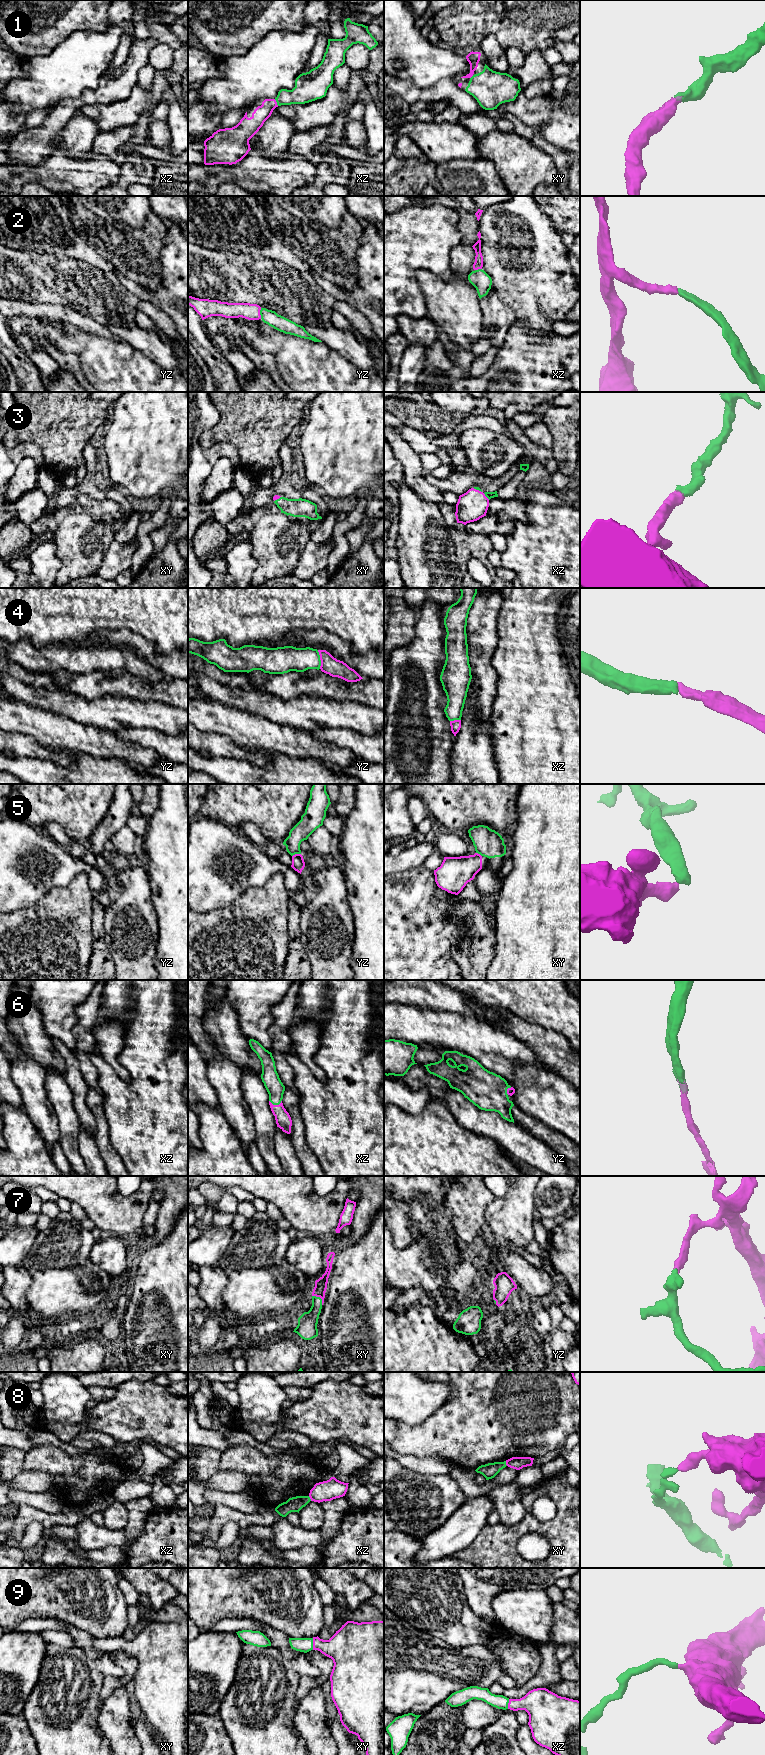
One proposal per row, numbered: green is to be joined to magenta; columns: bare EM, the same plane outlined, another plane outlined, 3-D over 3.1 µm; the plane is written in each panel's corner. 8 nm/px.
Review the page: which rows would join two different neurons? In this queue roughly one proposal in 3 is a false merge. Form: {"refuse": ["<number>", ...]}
{"refuse": ["5", "8"]}

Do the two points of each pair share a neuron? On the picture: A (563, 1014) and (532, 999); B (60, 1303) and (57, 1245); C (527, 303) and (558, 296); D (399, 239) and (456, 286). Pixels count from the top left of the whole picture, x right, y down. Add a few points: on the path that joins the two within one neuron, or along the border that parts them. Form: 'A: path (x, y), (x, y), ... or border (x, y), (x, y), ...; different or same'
A: path (555, 1007), (545, 999), (540, 999); same
B: path (60, 1289), (59, 1259); same
C: path (534, 295), (550, 296); same
D: border (426, 269), (443, 279), (446, 279), (451, 273); different

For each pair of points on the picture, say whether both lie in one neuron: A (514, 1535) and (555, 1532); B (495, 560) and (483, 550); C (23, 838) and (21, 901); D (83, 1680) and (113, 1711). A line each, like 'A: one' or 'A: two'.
A: one
B: two
C: one
D: two

